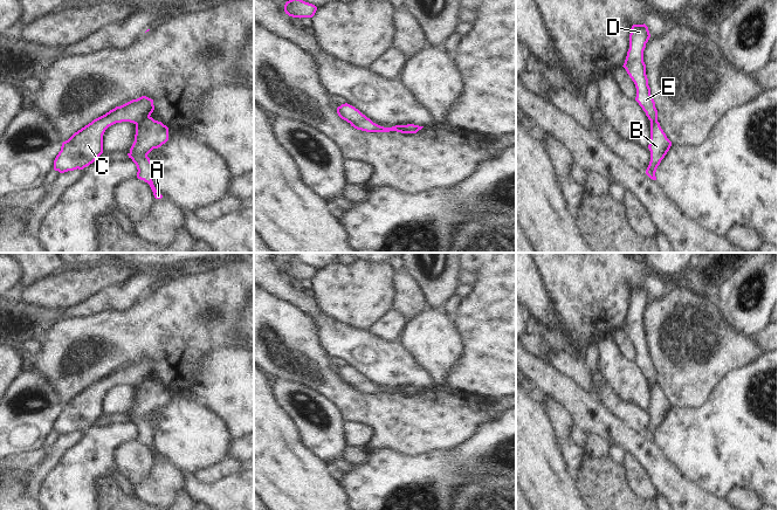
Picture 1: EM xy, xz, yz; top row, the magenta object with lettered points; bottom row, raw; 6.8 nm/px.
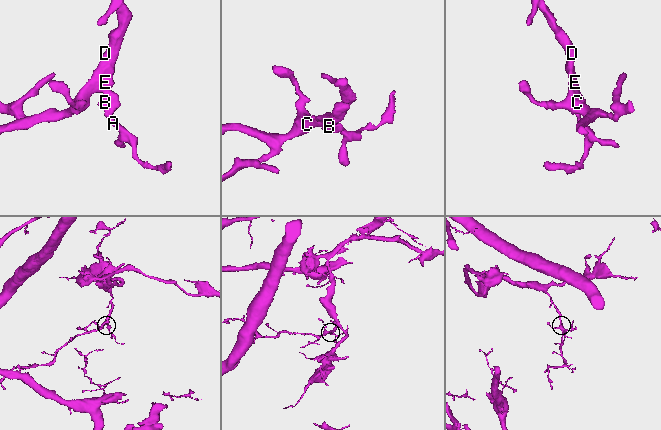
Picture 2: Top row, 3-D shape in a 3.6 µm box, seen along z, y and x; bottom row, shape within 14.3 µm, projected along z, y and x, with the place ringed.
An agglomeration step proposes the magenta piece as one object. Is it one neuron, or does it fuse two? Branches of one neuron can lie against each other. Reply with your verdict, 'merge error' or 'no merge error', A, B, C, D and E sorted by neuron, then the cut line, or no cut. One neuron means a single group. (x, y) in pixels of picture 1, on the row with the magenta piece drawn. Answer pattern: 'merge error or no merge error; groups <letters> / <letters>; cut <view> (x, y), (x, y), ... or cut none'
merge error; groups A B / C D E; cut xy (149, 116), (136, 124)

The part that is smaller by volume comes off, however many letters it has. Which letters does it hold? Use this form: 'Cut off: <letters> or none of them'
Cut off: A, B

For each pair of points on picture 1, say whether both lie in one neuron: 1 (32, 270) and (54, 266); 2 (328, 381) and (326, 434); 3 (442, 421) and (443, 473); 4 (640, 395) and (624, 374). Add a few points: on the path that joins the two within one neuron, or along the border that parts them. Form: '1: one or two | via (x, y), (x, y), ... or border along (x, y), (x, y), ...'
1: one | via (38, 266), (48, 266)
2: two | border along (303, 385), (324, 395), (334, 405), (343, 421)
3: two | border along (468, 439), (454, 448), (433, 450), (417, 456)
4: one | via (638, 391), (627, 379)

